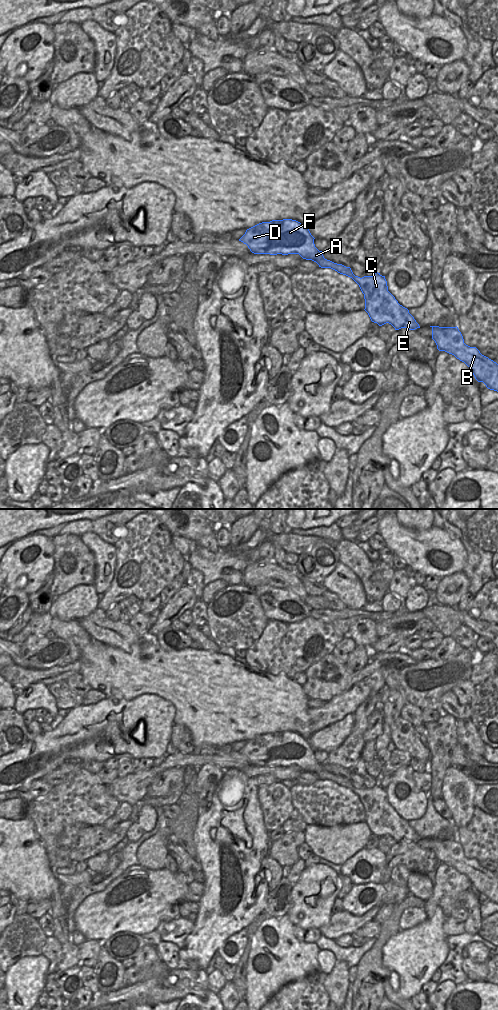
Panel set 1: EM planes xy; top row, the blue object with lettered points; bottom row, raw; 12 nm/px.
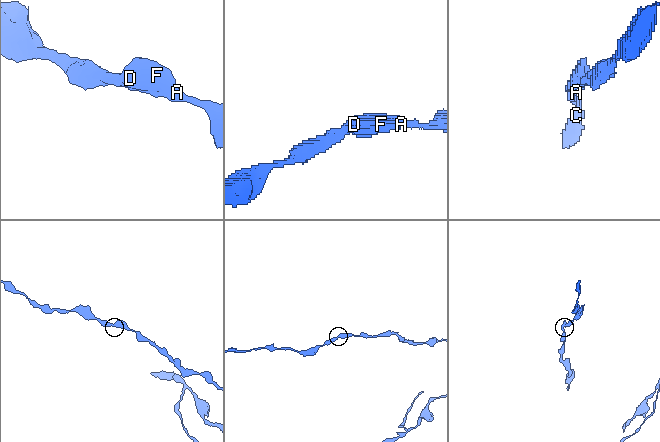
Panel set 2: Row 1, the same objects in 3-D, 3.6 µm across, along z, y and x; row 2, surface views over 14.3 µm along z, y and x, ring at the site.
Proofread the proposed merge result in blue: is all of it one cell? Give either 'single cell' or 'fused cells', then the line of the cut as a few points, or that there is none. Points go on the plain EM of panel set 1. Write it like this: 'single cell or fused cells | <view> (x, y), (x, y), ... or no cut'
single cell | no cut

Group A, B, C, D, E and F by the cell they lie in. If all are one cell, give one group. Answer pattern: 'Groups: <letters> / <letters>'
Groups: A B C D E F.

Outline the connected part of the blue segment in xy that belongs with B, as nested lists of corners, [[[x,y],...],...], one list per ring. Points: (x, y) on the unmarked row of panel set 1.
[[[457,838],[430,839],[432,851],[439,863],[454,867],[469,879],[478,894],[483,894],[488,901],[498,904],[498,876],[496,874],[482,867],[476,859],[466,857]]]

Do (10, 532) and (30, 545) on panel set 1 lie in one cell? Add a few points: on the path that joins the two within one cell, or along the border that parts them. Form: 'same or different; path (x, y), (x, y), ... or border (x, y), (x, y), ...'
different; border (33, 532), (13, 541)

